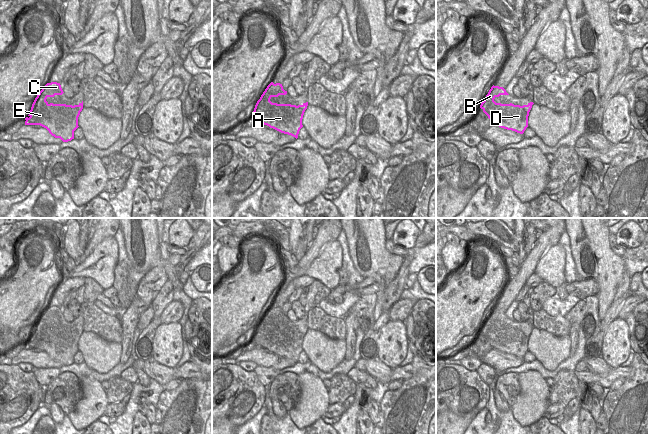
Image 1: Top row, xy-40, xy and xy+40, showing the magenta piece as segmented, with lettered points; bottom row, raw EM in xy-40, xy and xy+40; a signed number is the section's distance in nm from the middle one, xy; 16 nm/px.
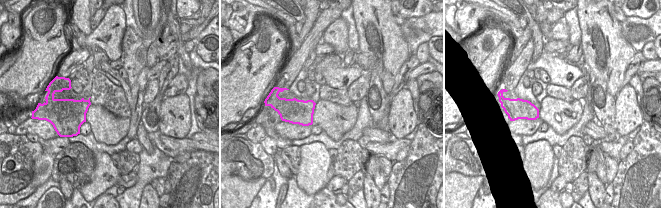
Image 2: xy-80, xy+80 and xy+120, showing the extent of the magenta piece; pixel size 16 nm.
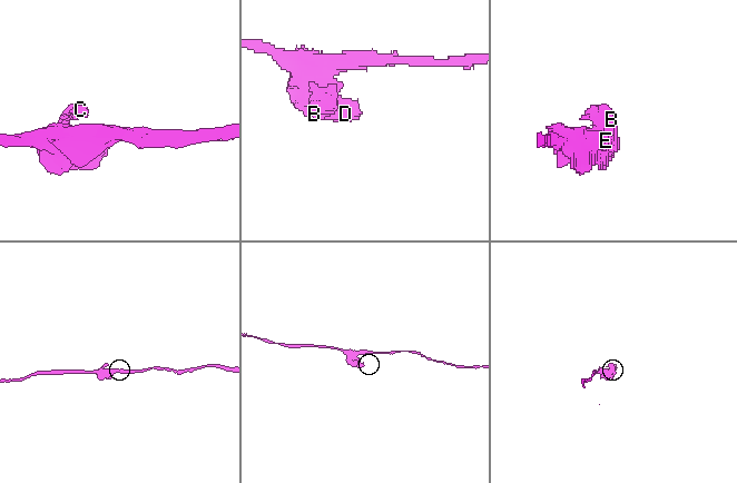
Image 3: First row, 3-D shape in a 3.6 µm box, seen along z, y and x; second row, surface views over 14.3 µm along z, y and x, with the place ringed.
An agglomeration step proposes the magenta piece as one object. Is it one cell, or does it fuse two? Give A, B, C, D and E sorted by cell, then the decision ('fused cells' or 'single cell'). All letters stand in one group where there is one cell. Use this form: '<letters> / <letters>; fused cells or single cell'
A D E / B C; fused cells

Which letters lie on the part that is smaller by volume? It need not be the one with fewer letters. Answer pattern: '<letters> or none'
B, C

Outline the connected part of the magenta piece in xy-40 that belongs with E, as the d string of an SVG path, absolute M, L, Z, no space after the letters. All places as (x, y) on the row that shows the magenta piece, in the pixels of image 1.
M34 100L29 115L25 118L25 125L40 125L55 138L68 142L74 139L82 109L83 101L72 106Z

